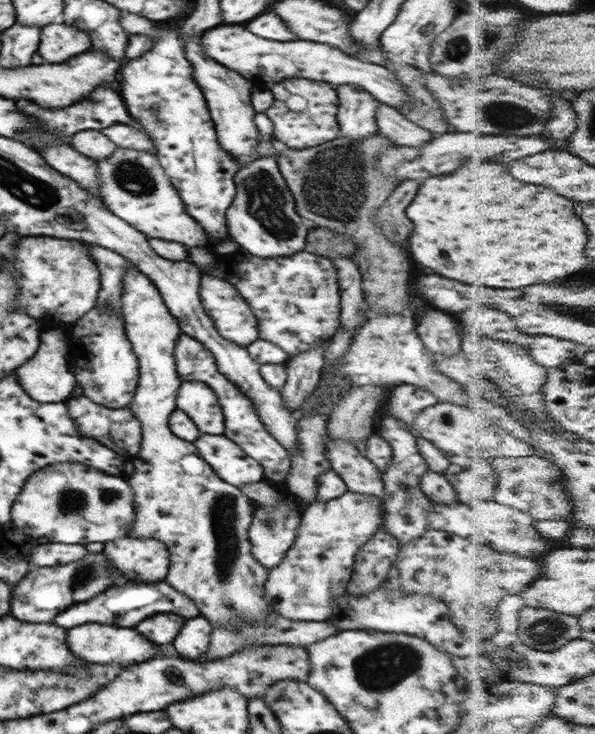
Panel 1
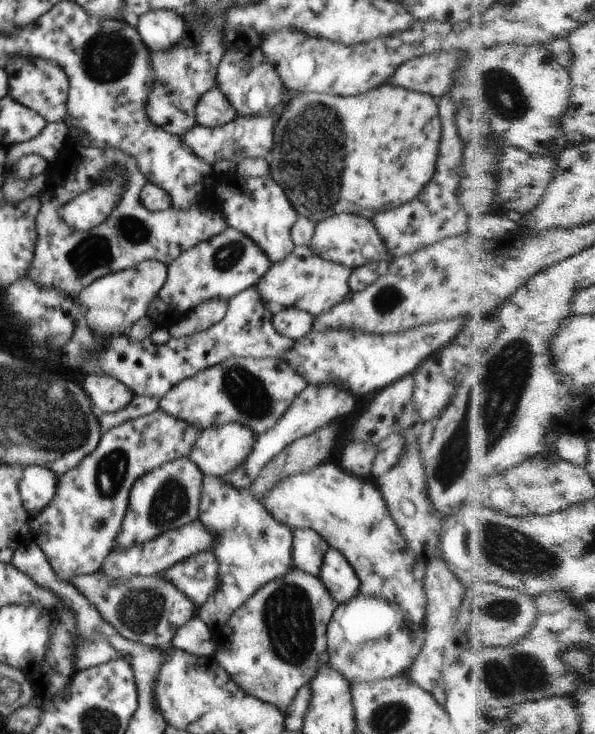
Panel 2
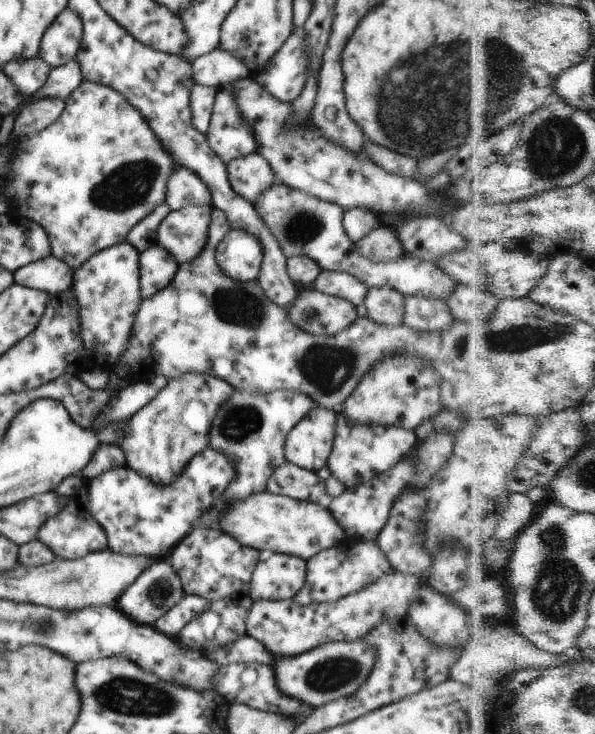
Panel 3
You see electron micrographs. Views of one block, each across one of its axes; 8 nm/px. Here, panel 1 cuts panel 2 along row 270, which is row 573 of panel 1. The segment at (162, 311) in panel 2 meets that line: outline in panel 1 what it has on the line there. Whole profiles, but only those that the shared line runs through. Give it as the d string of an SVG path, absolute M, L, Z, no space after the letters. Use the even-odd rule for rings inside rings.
M128 269L123 278L121 292L121 314L125 322L125 334L132 343L139 362L138 387L134 392L129 409L141 424L142 452L134 461L134 472L130 486L136 492L136 522L128 536L142 536L162 541L168 549L169 569L165 581L174 590L188 596L212 625L234 625L256 623L265 620L266 613L272 613L265 599L265 582L269 569L262 566L251 553L249 528L257 505L237 486L223 481L214 470L197 454L195 444L180 440L168 428L168 418L176 410L176 394L181 385L175 365L175 346L182 330L175 316L168 310L156 285L138 269Z

